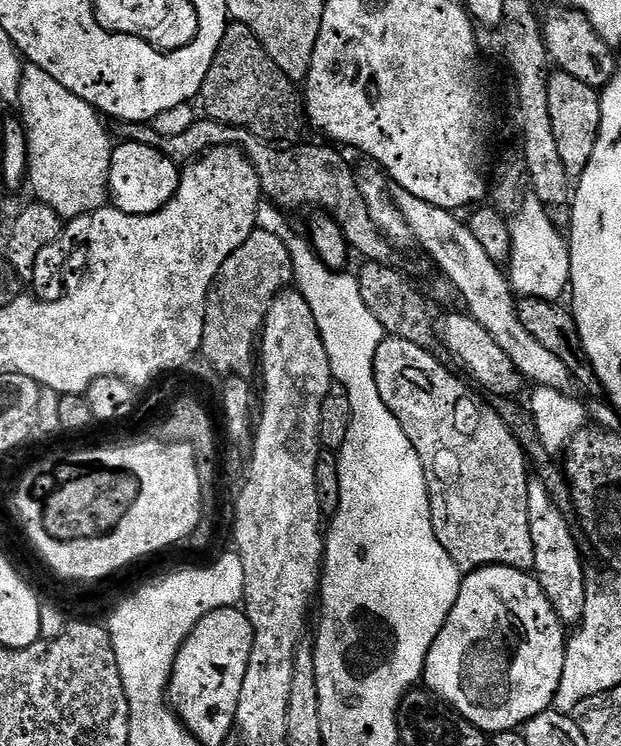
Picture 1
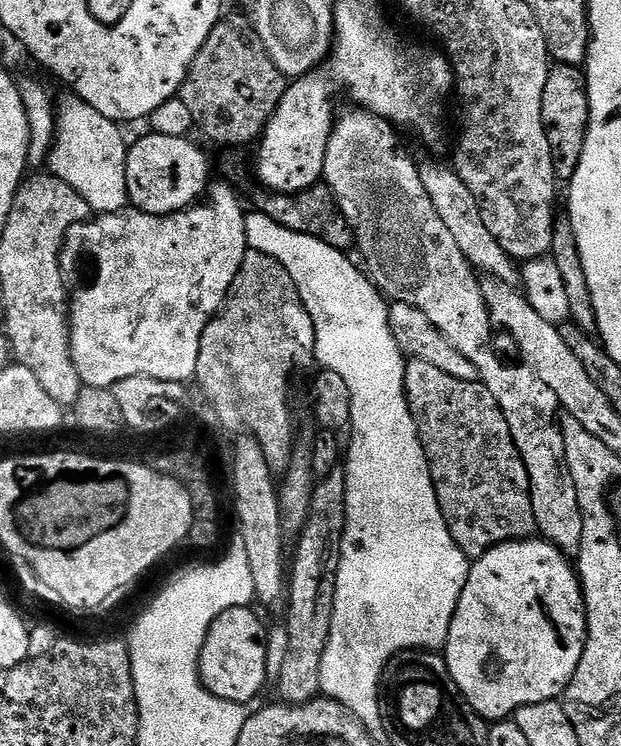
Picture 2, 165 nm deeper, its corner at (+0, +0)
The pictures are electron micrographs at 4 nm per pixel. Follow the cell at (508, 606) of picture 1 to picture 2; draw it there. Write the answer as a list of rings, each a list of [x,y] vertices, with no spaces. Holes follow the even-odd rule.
[[[533,538],[531,540],[511,540],[505,544],[494,546],[486,554],[475,557],[471,561],[466,578],[466,586],[462,586],[462,598],[458,598],[458,606],[454,610],[454,618],[450,622],[450,634],[442,649],[446,666],[450,670],[450,678],[462,690],[466,702],[485,720],[495,722],[515,717],[517,708],[534,706],[538,702],[560,700],[567,693],[570,682],[578,670],[578,662],[582,662],[582,650],[588,637],[588,614],[584,609],[584,590],[580,585],[580,574],[573,561],[558,550],[549,540]]]

